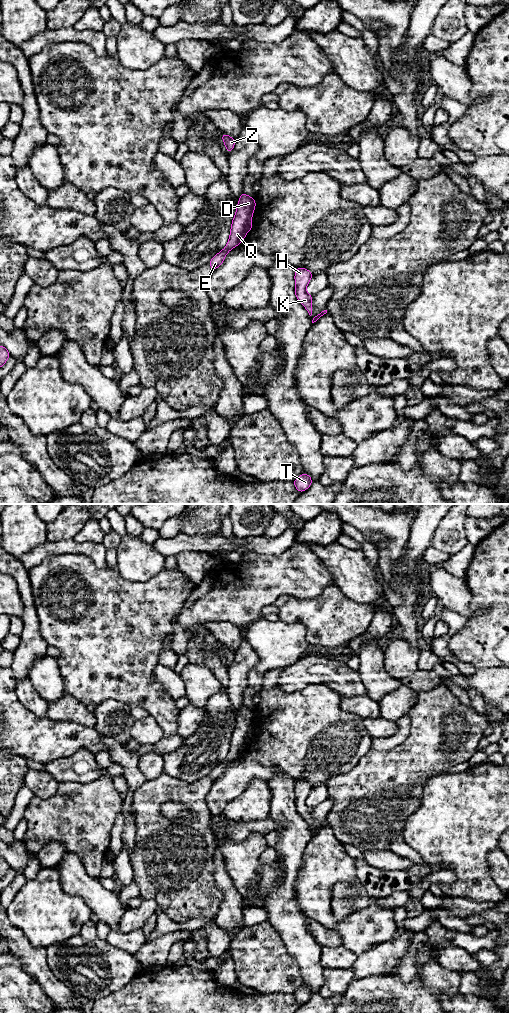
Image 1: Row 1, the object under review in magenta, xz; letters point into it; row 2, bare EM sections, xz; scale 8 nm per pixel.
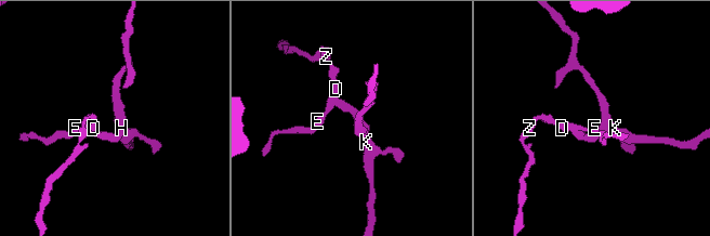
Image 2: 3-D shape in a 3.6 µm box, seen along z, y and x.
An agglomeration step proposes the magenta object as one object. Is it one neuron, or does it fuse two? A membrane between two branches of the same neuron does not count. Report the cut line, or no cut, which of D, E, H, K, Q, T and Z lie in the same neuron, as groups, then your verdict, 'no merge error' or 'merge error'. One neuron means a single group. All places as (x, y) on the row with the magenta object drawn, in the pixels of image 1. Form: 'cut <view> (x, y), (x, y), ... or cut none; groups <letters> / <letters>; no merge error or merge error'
cut xz (250, 222), (247, 230); groups D E Q Z / H K T; merge error

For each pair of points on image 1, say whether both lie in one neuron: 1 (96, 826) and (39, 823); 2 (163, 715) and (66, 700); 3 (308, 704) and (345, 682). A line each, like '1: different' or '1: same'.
1: same
2: different
3: different

